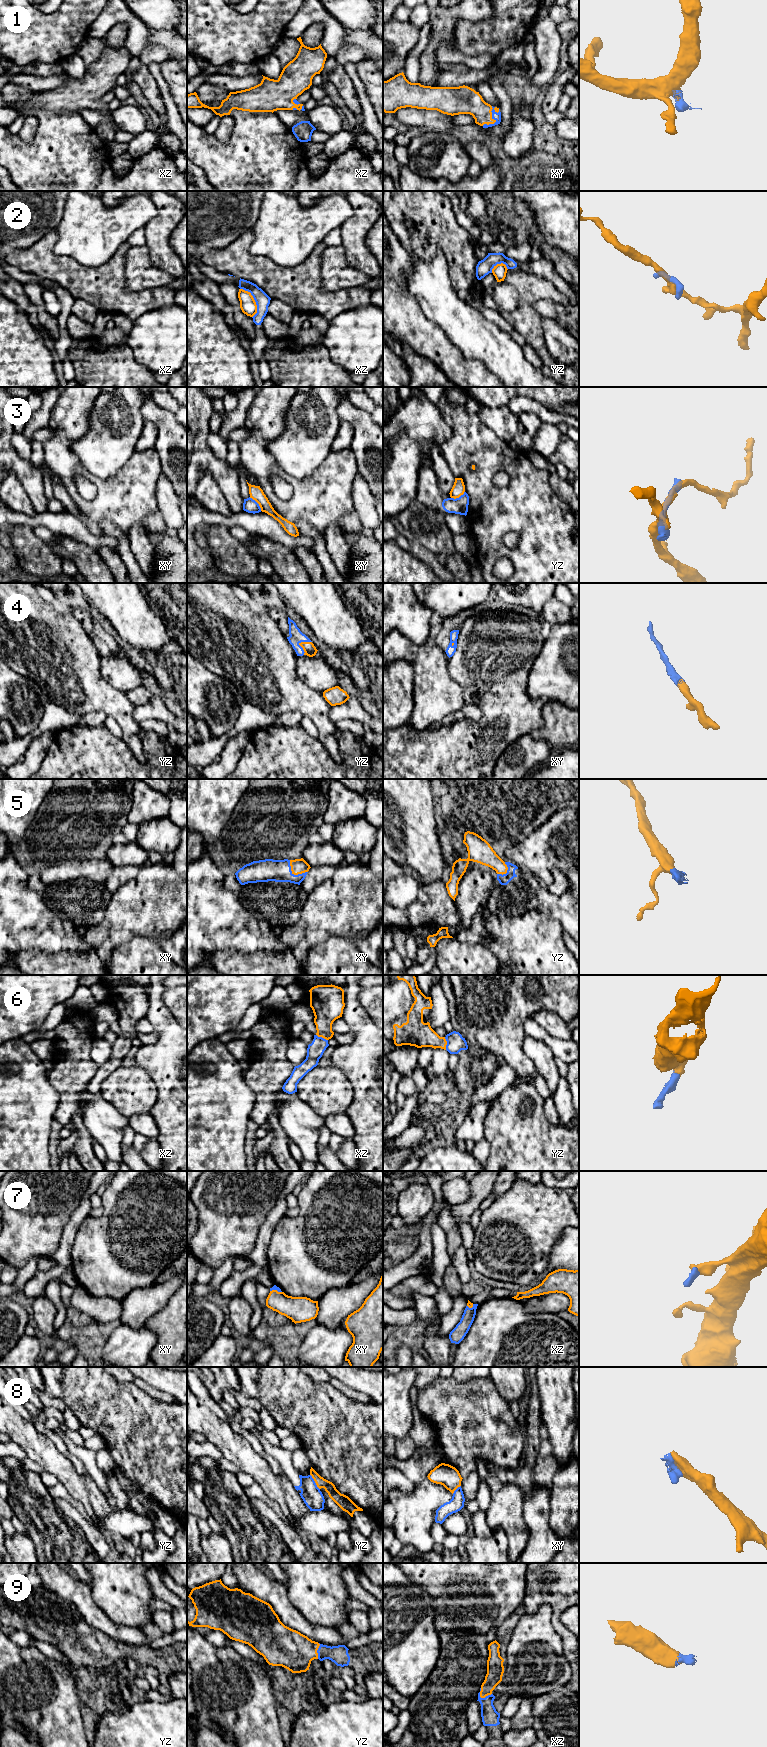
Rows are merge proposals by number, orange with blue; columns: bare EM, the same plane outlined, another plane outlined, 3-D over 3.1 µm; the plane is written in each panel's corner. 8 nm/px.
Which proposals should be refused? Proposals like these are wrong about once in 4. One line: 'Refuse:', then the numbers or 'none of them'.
Refuse: 2, 3

